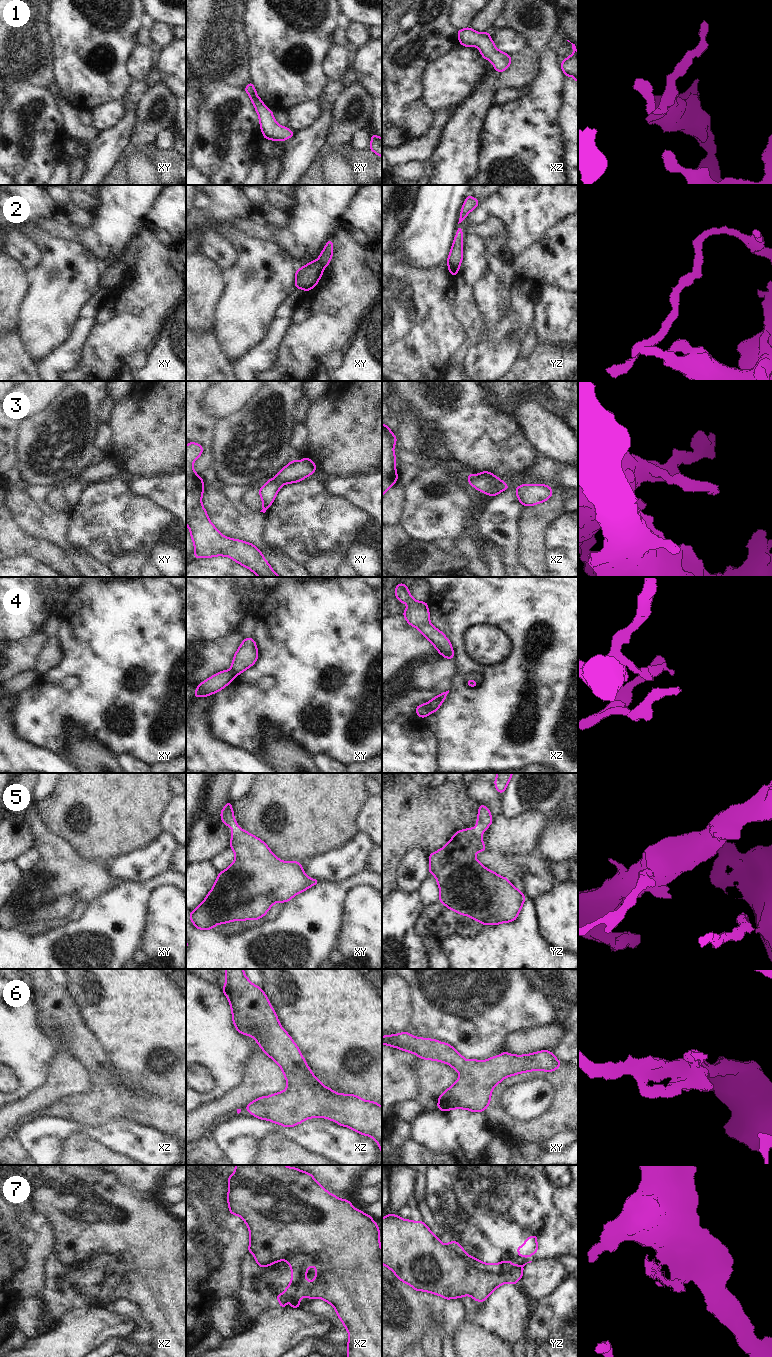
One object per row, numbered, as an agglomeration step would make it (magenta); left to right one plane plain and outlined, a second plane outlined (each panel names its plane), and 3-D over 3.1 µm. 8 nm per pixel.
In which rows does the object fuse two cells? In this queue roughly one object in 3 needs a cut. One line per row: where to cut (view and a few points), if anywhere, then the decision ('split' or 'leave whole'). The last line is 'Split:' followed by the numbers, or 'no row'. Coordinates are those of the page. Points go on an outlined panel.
1: no cut; leave whole
2: cut in yz along (448, 264), (457, 271); split
3: no cut; leave whole
4: cut in xz along (427, 703), (431, 712); split
5: no cut; leave whole
6: no cut; leave whole
7: cut in yz along (494, 1264), (497, 1264), (502, 1272), (522, 1267); split
Split: 2, 4, 7

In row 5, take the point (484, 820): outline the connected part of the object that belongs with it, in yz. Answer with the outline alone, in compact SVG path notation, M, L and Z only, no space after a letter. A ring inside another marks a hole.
M480 804L476 827L455 832L443 848L428 856L429 872L436 877L439 886L439 902L450 910L469 916L486 926L515 921L526 899L508 878L485 868L474 857L476 853L487 850L482 841L482 832L492 822L490 810Z

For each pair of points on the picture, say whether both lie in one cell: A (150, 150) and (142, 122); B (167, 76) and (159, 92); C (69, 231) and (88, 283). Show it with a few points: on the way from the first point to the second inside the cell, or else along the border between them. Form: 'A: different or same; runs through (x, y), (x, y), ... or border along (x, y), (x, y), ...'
A: different; border along (130, 142), (139, 147), (153, 145)
B: different; border along (160, 80), (169, 89), (175, 100)
C: different; border along (49, 233), (55, 237), (74, 239), (91, 253)

